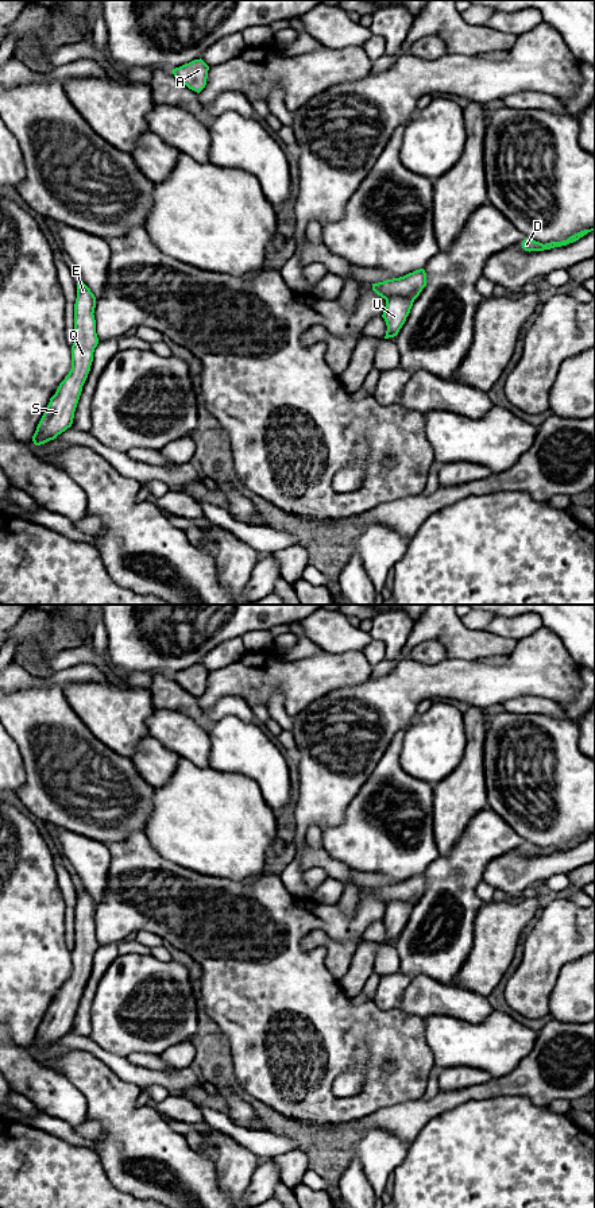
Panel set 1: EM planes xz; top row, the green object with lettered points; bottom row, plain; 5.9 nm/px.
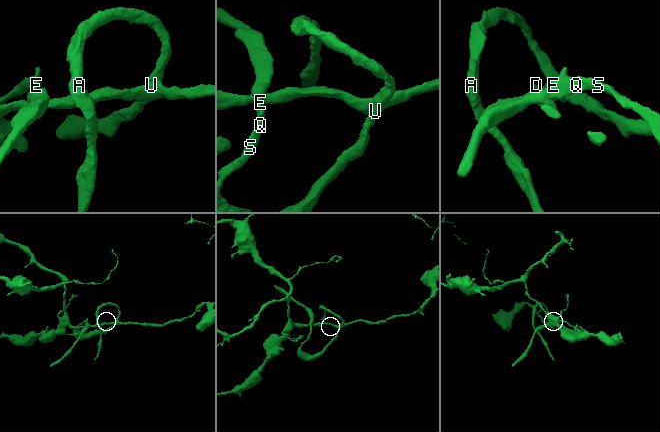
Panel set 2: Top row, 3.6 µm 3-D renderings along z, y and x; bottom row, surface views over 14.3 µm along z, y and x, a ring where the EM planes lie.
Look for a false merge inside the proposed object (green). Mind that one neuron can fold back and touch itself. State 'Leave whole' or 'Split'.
Split

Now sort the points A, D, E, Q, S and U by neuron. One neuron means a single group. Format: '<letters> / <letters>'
A E Q S U / D

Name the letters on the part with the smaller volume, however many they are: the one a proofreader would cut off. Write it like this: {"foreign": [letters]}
{"foreign": ["A", "E", "Q", "S", "U"]}

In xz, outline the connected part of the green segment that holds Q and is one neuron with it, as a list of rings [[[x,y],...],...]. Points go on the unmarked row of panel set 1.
[[[82,887],[77,888],[74,908],[76,942],[72,950],[72,973],[59,988],[55,999],[36,1031],[32,1041],[35,1050],[57,1043],[58,1039],[72,1031],[74,1016],[82,996],[82,991],[90,976],[93,957],[98,949],[94,925],[96,902]]]

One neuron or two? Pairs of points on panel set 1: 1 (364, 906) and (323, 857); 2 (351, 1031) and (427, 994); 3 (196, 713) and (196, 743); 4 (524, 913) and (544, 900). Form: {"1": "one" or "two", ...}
{"1": "two", "2": "two", "3": "two", "4": "two"}

